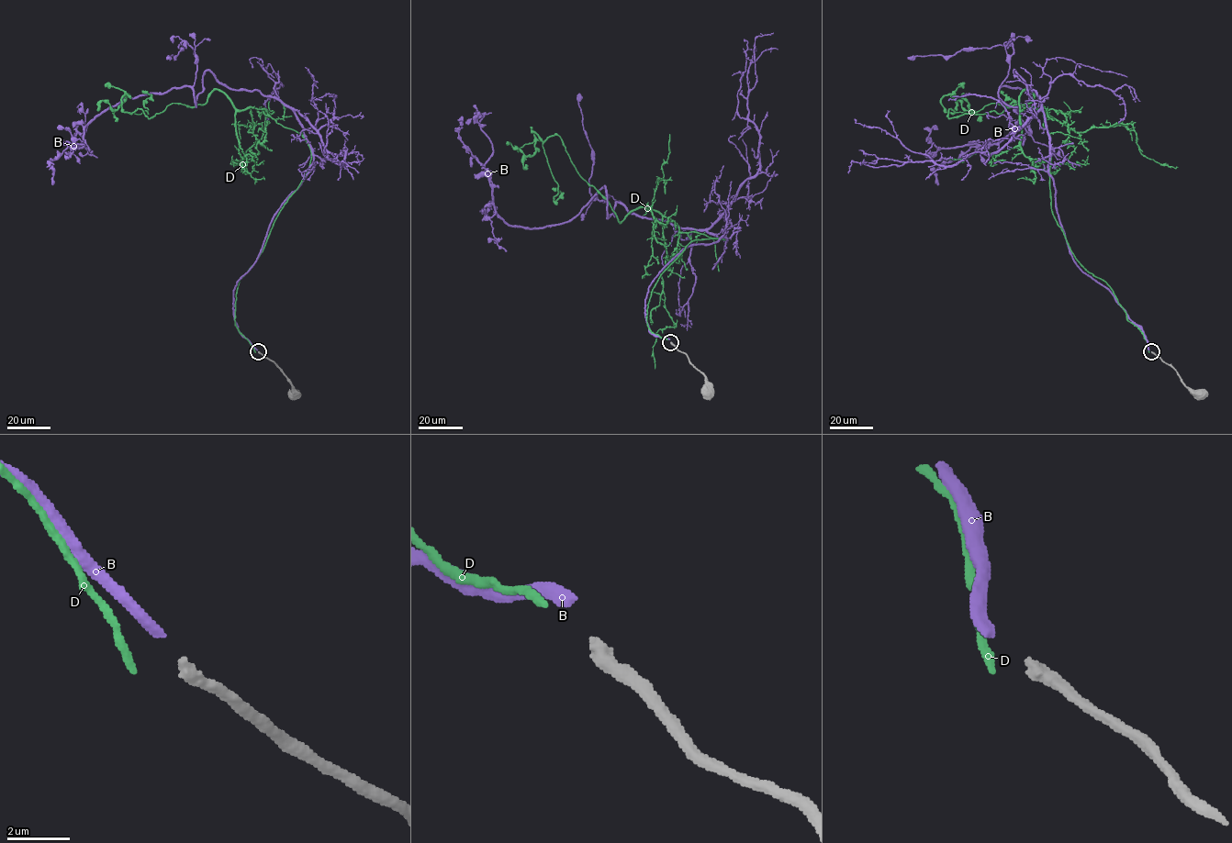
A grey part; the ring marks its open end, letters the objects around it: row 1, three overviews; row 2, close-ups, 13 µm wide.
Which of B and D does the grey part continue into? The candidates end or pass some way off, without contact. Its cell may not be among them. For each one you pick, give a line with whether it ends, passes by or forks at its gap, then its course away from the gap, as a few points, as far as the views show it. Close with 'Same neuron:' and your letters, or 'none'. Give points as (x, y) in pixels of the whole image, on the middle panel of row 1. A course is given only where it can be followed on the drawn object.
B: It ends there. Its course: (669, 339), (649, 285), (727, 238), (609, 217), (604, 186), (509, 226), (466, 124)
Same neuron: B

